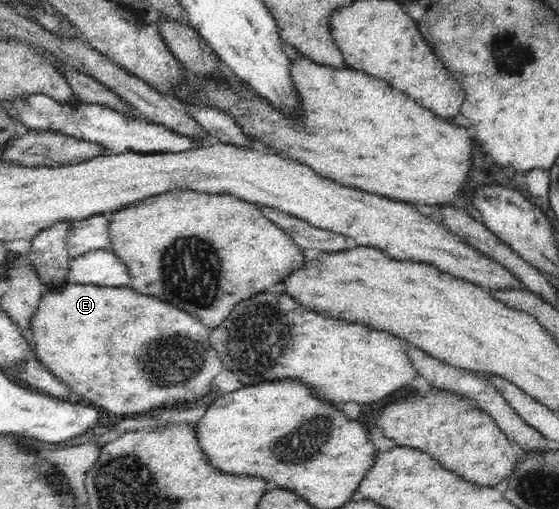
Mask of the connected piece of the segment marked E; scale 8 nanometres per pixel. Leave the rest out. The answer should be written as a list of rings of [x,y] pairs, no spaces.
[[[69,282],[62,286],[61,289],[49,291],[41,298],[41,303],[34,310],[33,316],[30,317],[30,329],[33,333],[32,343],[29,350],[34,358],[45,366],[46,370],[53,373],[61,382],[78,394],[82,401],[89,402],[93,407],[102,408],[106,412],[113,412],[118,415],[144,414],[153,409],[153,406],[161,404],[177,405],[179,403],[189,403],[205,396],[212,388],[213,379],[221,374],[224,369],[223,363],[219,362],[217,352],[209,346],[209,328],[205,328],[195,316],[179,310],[173,304],[167,304],[163,300],[157,300],[153,296],[143,296],[130,287],[97,287],[95,284],[77,284]]]

